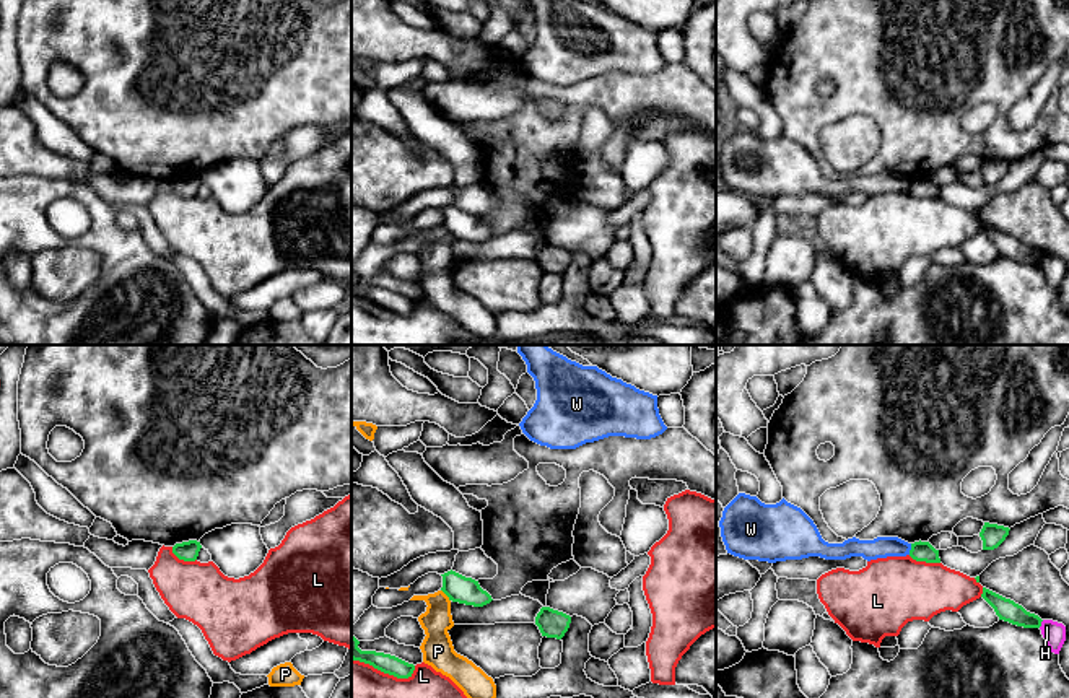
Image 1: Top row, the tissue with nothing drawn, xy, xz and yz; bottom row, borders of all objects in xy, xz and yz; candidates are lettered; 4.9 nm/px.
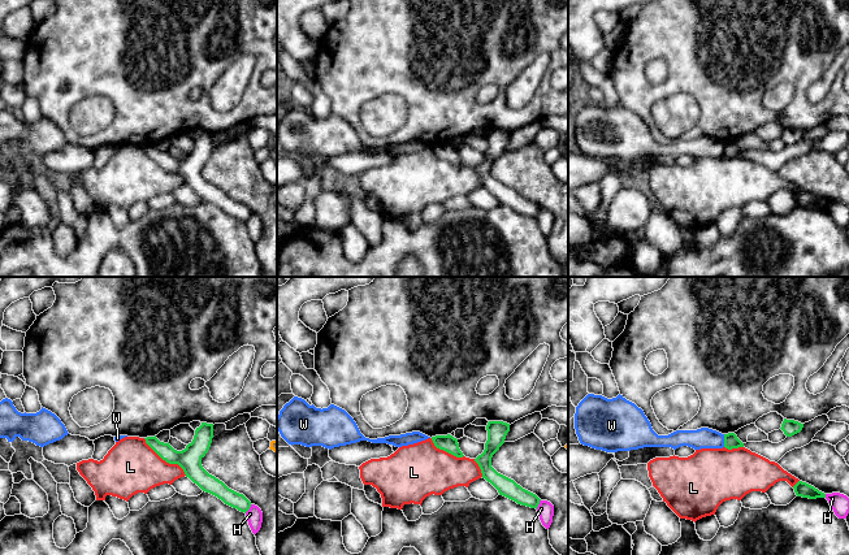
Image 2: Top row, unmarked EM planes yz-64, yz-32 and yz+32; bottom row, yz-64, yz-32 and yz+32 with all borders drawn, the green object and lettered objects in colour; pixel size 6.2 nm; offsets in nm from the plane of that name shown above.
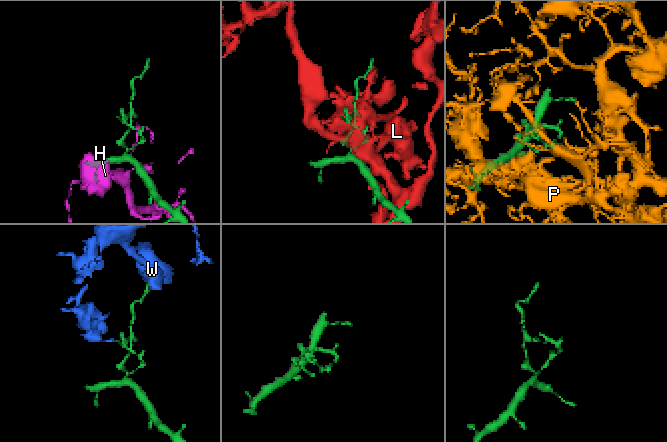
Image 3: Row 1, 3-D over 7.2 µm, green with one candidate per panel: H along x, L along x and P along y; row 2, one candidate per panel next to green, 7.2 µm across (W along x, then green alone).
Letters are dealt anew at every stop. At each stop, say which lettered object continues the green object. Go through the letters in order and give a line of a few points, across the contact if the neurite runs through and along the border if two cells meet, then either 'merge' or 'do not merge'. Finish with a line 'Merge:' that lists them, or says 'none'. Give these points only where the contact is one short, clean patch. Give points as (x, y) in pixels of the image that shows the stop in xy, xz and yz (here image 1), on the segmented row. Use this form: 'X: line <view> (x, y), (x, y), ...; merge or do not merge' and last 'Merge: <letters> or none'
H: do not merge
L: do not merge
P: do not merge
W: line yz (911, 544), (908, 554); do not merge
Merge: none

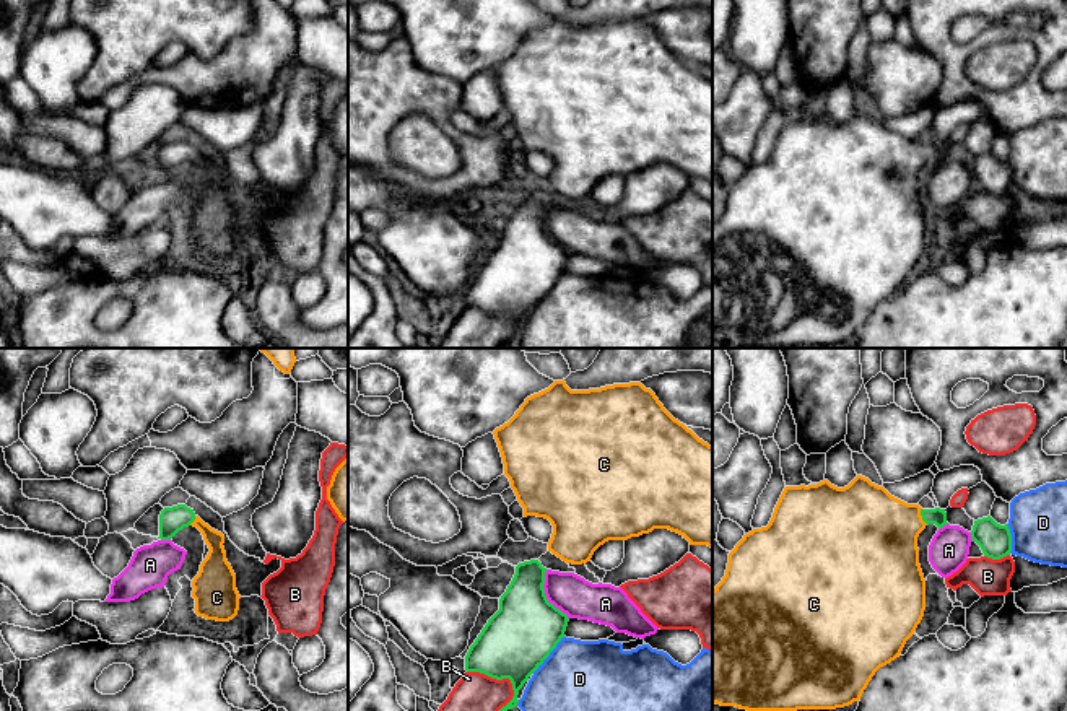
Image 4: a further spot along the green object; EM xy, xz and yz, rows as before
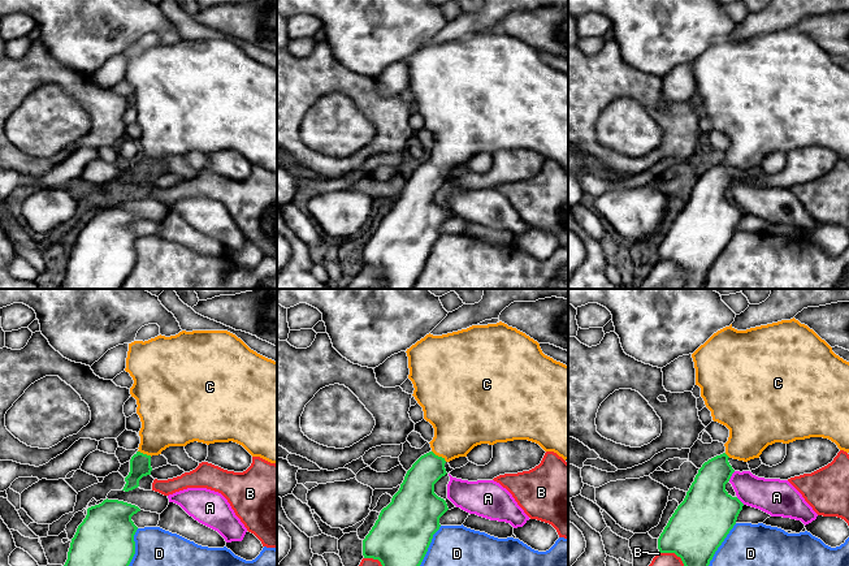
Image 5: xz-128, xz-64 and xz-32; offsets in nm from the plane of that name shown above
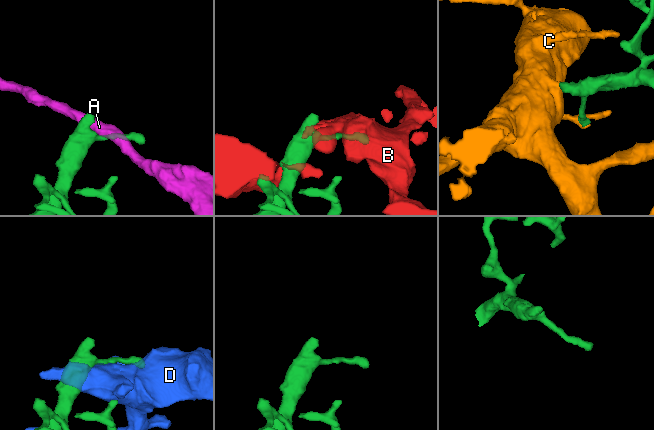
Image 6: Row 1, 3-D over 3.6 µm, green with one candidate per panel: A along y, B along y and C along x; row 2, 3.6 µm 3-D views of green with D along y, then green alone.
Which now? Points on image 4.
A: line xz (545, 570), (544, 594), (568, 619); do not merge
B: do not merge
C: line yz (937, 516), (921, 514), (882, 529), (875, 536); merge
D: do not merge
Merge: C

